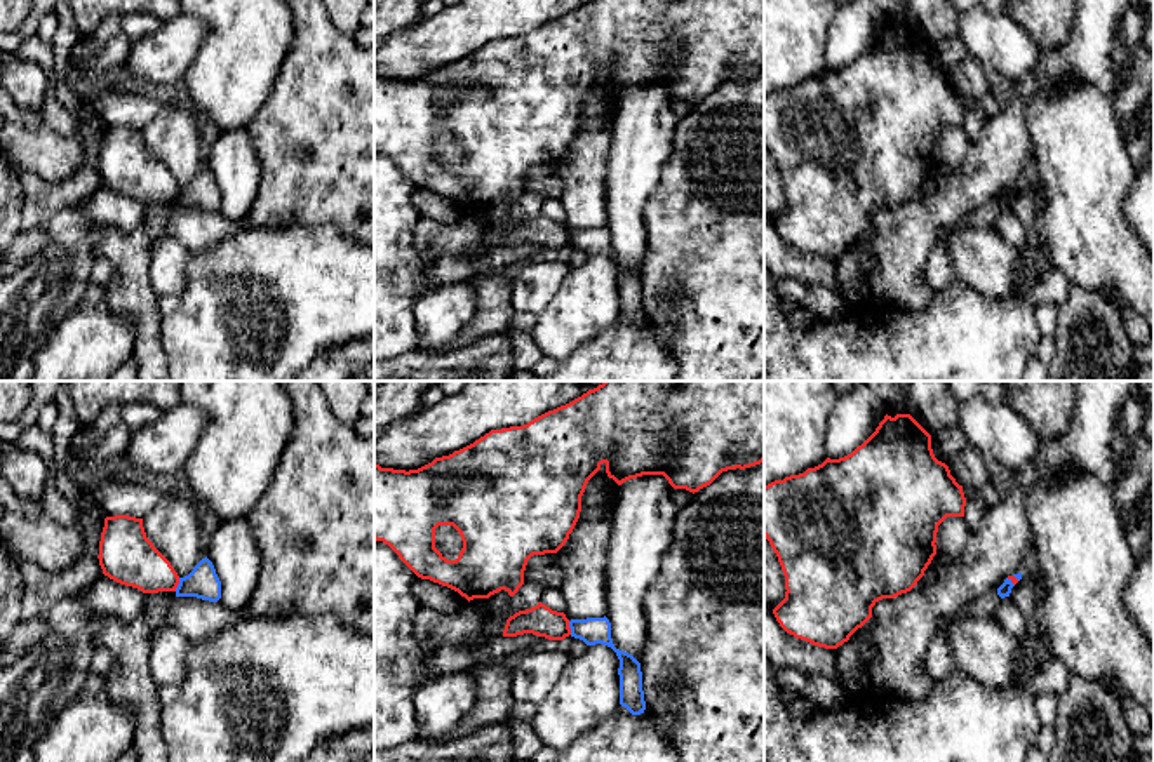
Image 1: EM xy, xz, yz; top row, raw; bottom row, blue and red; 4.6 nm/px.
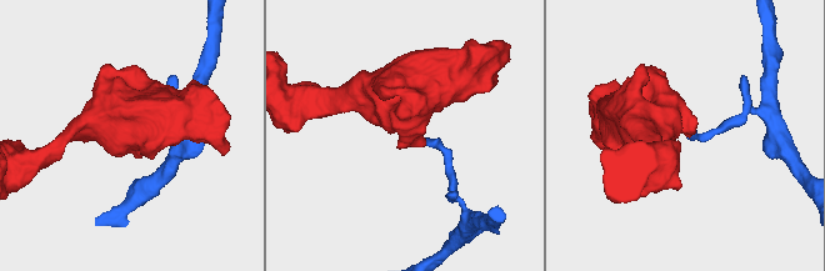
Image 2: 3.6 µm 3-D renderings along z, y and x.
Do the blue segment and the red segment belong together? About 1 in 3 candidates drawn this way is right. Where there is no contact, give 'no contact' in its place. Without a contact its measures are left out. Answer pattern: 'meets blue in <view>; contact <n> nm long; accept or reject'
meets blue in xy; contact 70 nm long; reject

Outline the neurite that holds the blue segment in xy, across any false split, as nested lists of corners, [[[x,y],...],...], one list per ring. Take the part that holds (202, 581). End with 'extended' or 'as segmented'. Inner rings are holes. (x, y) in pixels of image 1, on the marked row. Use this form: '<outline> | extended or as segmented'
[[[207,557],[202,558],[188,576],[179,578],[176,597],[197,597],[209,602],[221,598],[221,581]]] | as segmented

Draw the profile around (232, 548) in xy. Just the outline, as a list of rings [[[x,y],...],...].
[[[233,518],[207,529],[207,558],[221,581],[219,602],[245,611],[261,571],[261,553],[245,518]]]

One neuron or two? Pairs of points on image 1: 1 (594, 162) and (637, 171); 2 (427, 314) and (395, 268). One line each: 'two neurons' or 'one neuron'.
1: two neurons
2: two neurons

